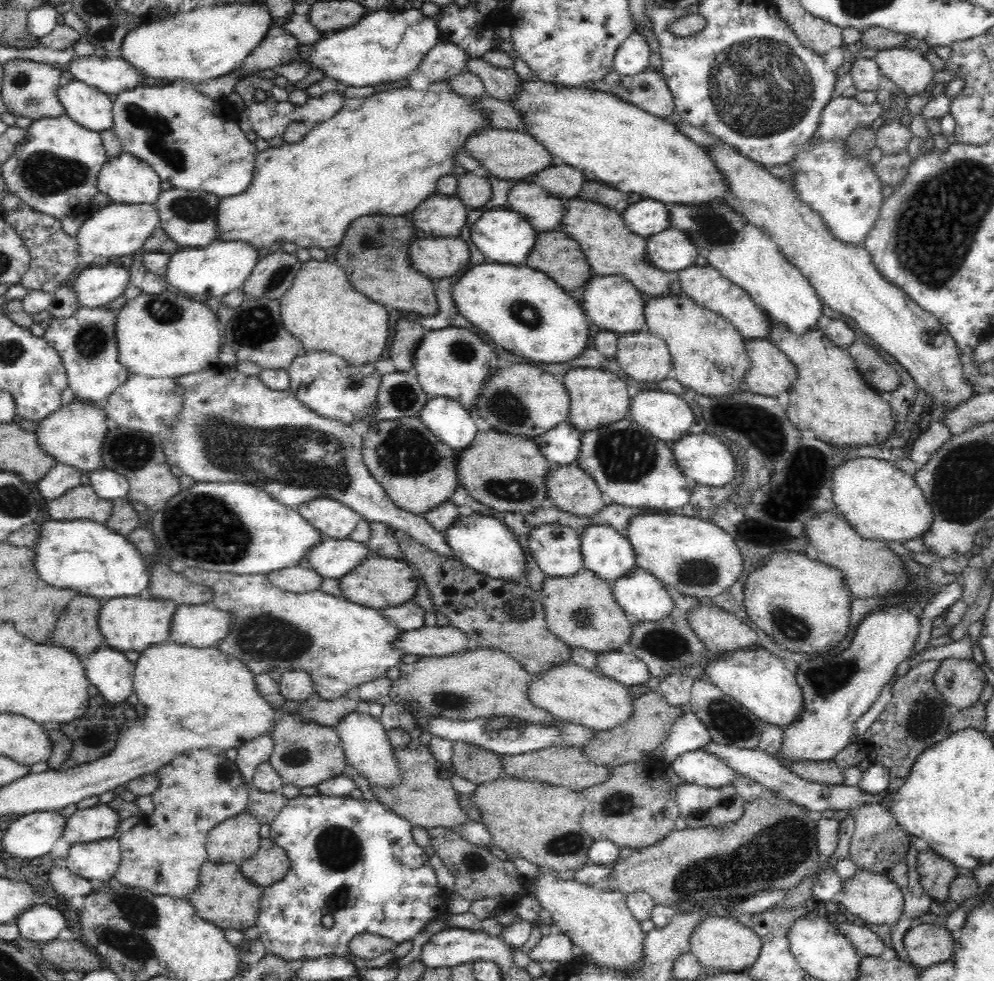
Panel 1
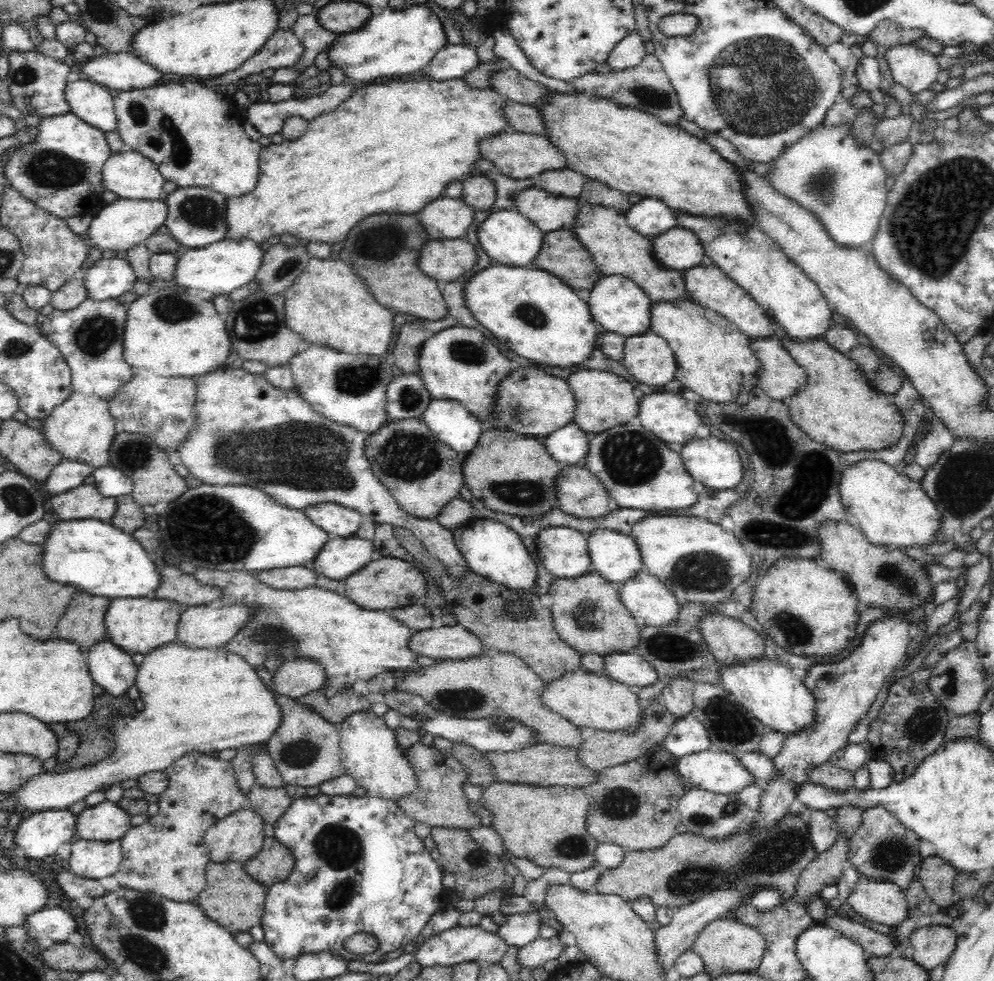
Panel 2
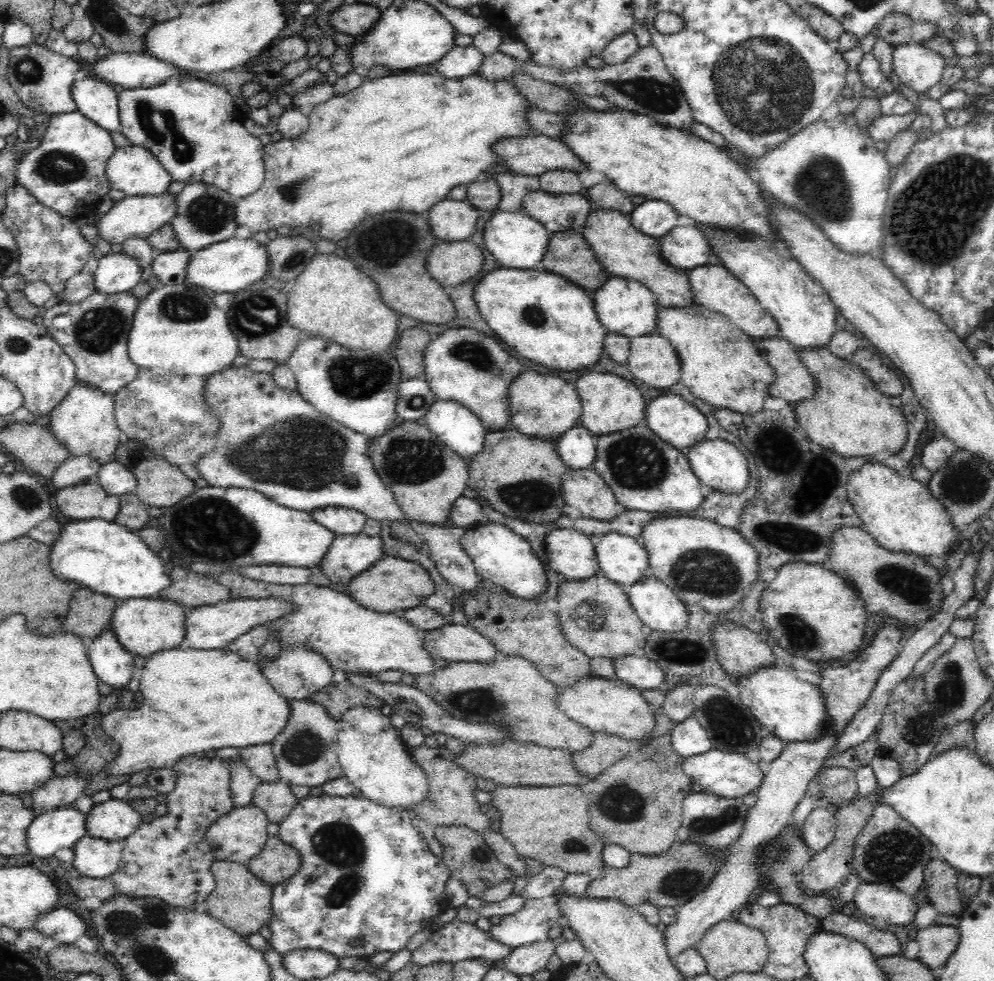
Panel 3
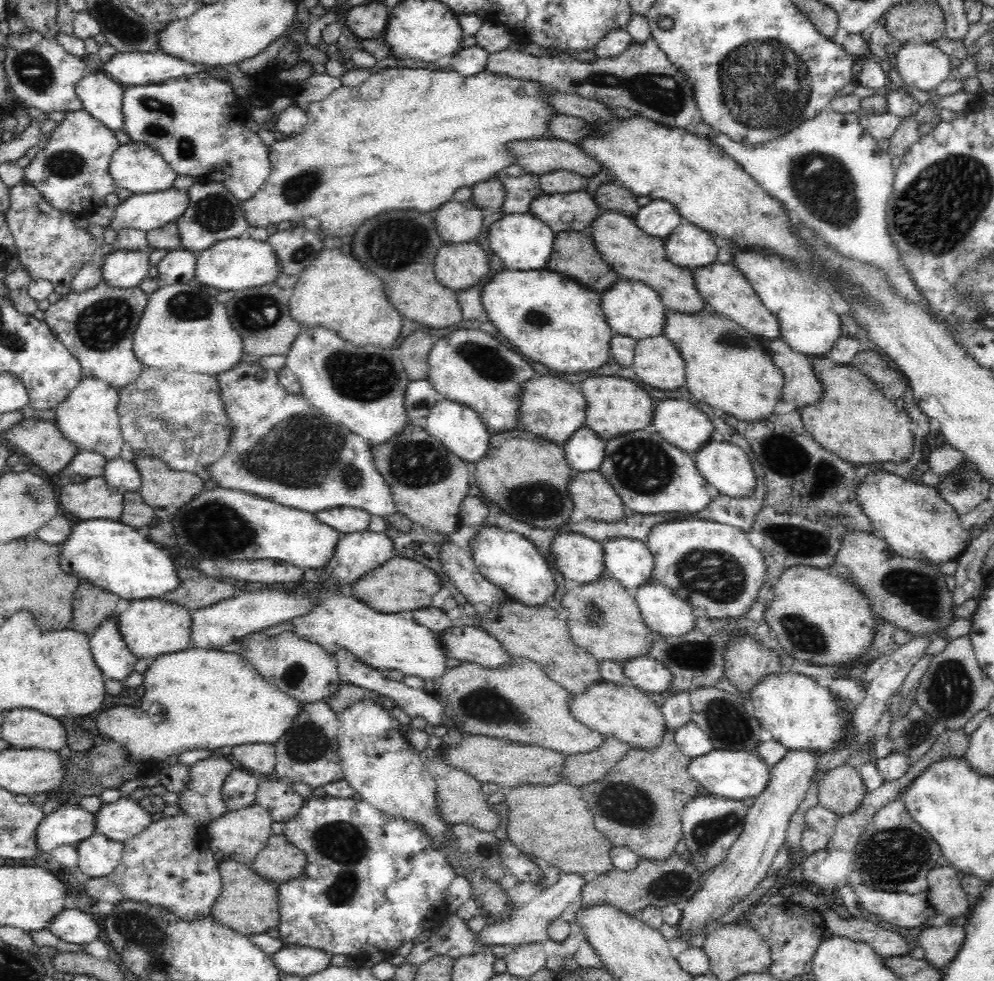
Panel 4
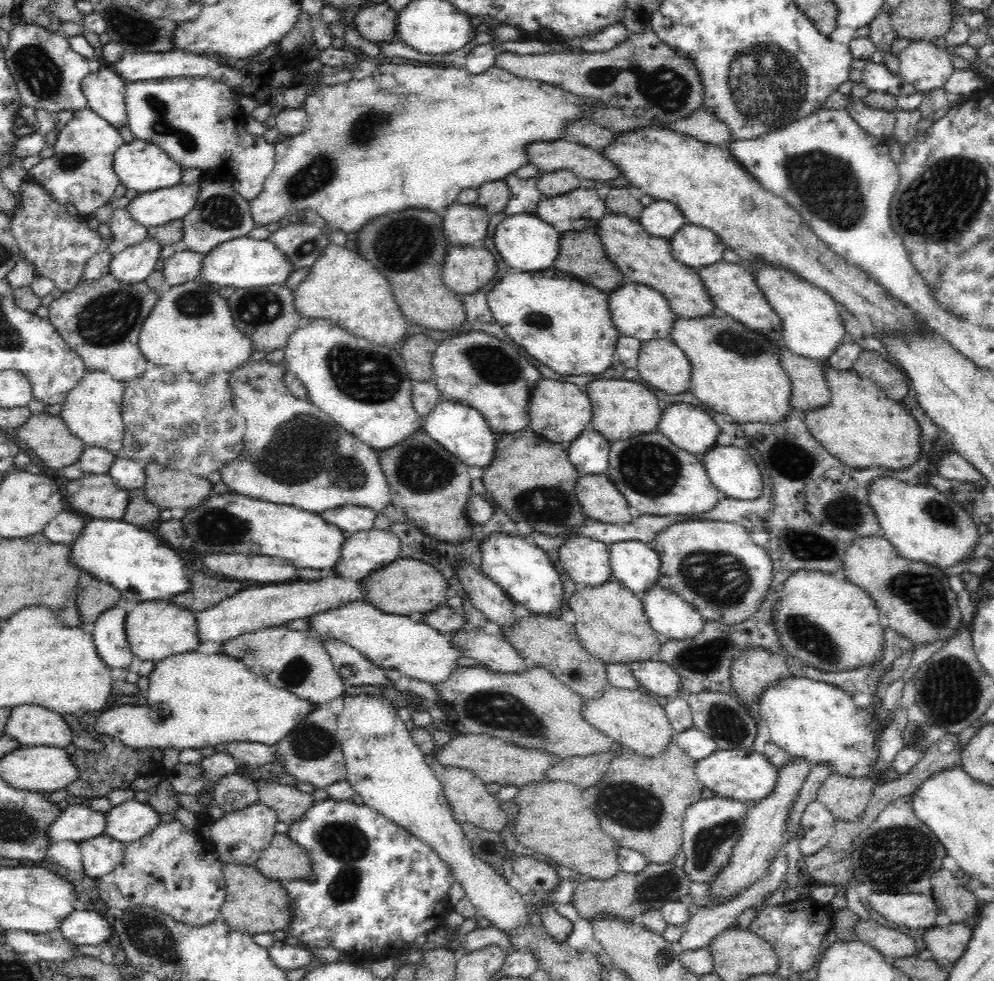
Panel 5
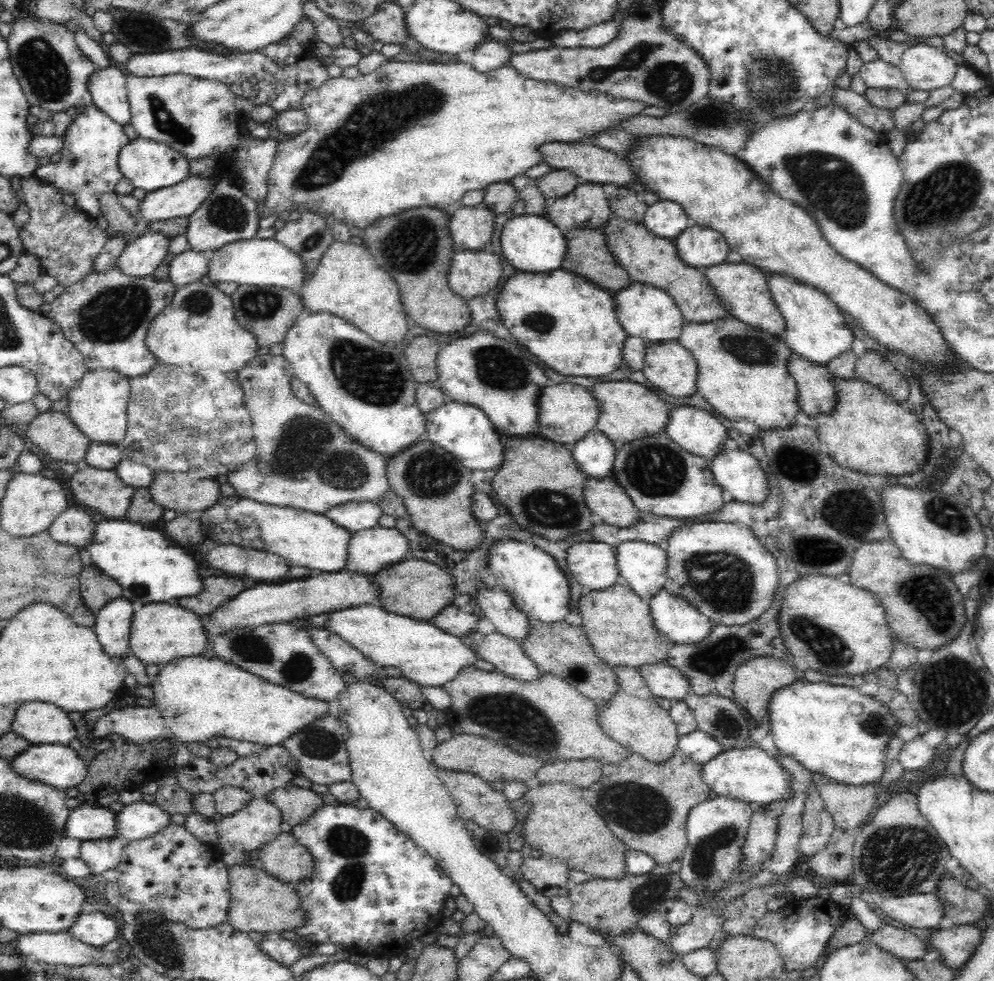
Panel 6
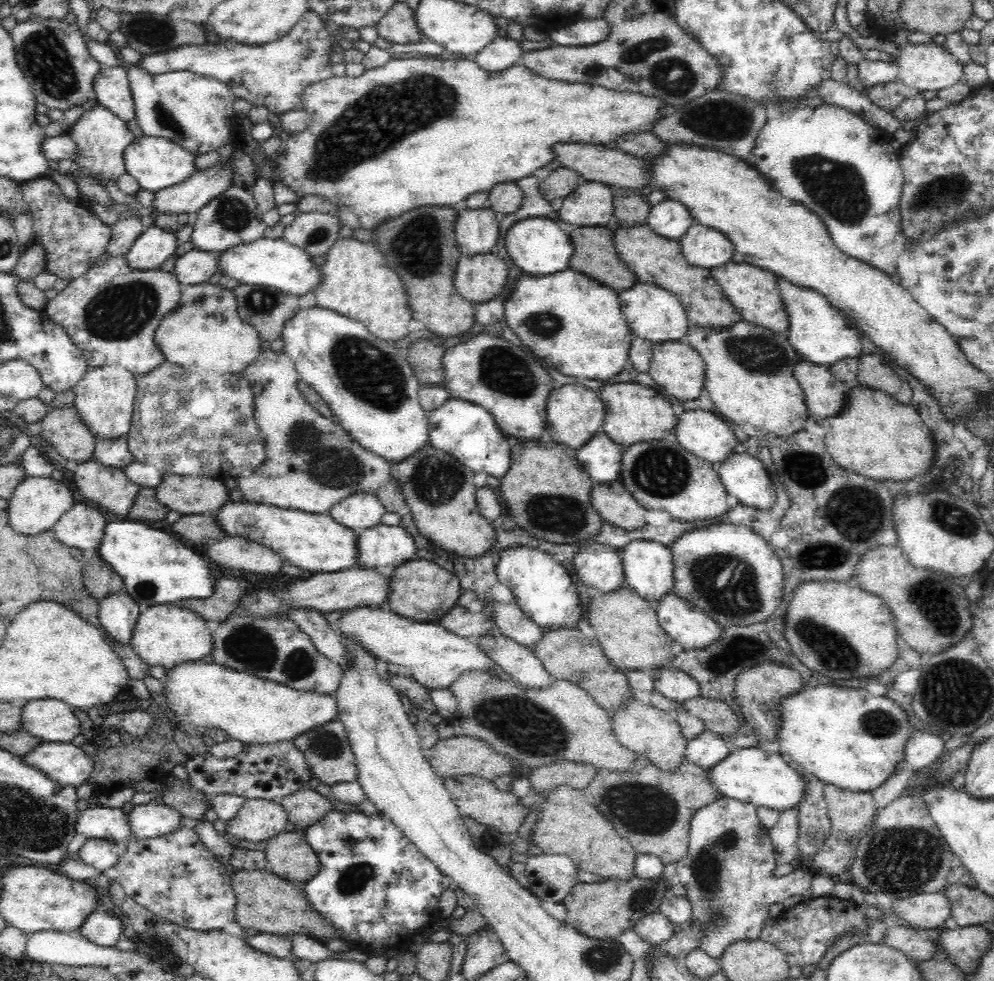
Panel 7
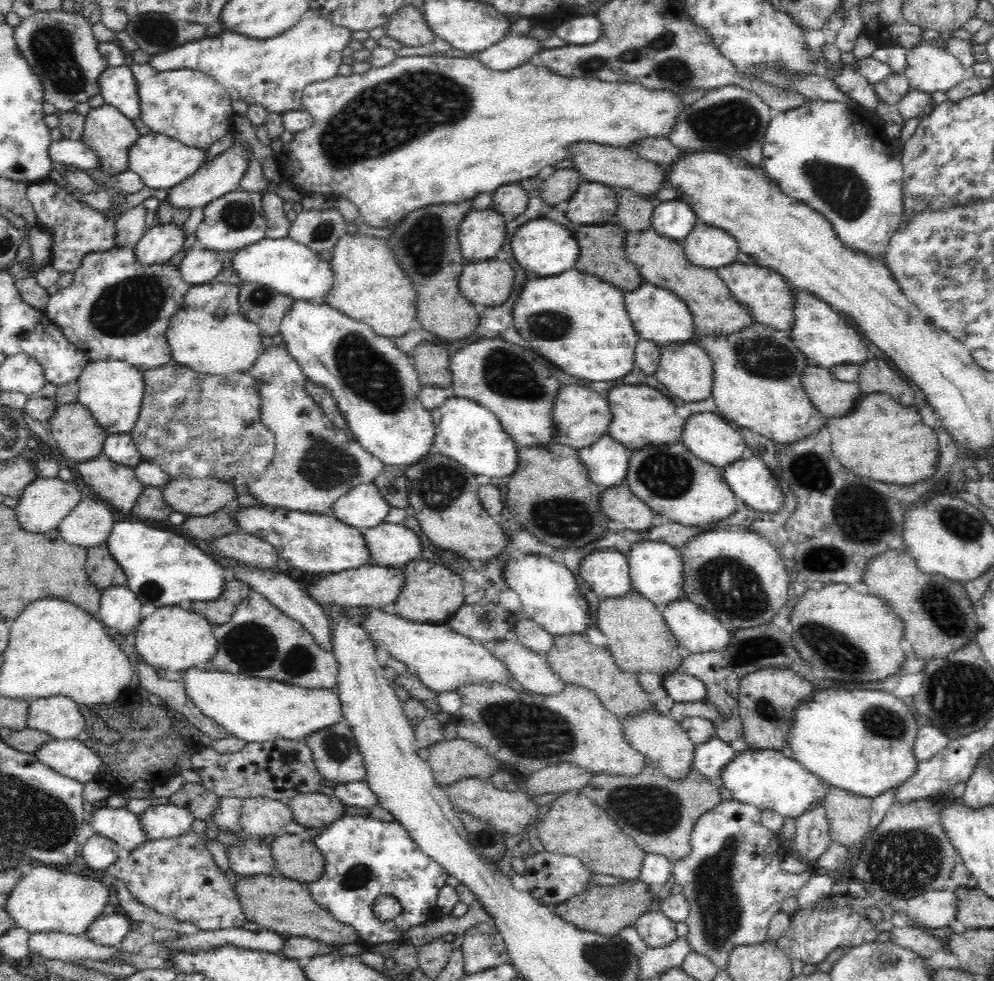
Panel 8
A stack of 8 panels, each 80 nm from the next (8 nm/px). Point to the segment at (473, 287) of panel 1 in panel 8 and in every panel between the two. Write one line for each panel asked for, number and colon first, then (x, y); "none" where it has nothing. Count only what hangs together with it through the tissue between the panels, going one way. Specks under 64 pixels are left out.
2: (532, 312)
3: (547, 319)
4: (554, 321)
5: (545, 312)
6: (576, 334)
7: (567, 317)
8: (588, 333)

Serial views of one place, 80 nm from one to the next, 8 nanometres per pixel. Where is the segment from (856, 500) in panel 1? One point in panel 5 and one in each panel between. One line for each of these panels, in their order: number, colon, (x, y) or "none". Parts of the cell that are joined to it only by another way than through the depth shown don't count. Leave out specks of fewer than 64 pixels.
2: (892, 510)
3: (899, 512)
4: (916, 522)
5: (923, 525)

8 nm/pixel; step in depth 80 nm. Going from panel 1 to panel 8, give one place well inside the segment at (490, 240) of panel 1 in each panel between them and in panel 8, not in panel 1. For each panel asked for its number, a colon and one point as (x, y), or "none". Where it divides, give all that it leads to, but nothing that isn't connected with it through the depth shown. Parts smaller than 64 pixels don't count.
2: (509, 238)
3: (516, 240)
4: (522, 242)
5: (527, 243)
6: (530, 243)
7: (536, 245)
8: (542, 247)

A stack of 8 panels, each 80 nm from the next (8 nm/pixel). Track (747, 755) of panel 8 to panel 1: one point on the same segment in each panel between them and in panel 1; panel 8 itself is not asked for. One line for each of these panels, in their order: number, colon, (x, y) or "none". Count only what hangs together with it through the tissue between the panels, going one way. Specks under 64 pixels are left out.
1: (697, 767)
2: (718, 772)
3: (721, 773)
4: (739, 775)
5: (740, 775)
6: (749, 774)
7: (751, 775)

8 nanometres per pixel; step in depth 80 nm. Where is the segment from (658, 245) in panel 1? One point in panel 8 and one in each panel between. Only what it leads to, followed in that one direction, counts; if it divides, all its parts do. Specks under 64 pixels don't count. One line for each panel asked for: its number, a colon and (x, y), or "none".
2: (678, 249)
3: (684, 247)
4: (688, 246)
5: (695, 246)
6: (697, 246)
7: (703, 247)
8: (705, 246)

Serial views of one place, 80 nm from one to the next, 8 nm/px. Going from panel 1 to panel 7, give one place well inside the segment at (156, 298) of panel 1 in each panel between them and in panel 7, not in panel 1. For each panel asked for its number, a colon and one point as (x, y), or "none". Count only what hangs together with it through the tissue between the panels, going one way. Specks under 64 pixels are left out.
2: (171, 332)
3: (177, 329)
4: (183, 328)
5: (191, 329)
6: (197, 331)
7: (204, 333)

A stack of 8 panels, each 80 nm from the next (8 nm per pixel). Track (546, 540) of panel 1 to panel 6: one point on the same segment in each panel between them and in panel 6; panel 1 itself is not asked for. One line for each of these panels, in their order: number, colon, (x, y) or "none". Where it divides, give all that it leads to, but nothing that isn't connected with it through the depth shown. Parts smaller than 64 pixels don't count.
2: (562, 550)
3: (571, 553)
4: (578, 558)
5: (585, 560)
6: (592, 564)

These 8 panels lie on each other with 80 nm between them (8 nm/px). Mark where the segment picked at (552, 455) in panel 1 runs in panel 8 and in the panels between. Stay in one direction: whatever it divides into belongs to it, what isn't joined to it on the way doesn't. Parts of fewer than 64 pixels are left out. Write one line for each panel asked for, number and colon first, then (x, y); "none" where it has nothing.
2: (568, 445)
3: (577, 447)
4: (584, 451)
5: (589, 452)
6: (594, 454)
7: (600, 457)
8: (606, 461)

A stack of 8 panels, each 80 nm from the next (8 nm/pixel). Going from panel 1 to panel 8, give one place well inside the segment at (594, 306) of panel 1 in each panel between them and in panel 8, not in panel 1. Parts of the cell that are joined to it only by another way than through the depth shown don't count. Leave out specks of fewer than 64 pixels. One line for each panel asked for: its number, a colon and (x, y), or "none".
2: (618, 305)
3: (626, 307)
4: (631, 308)
5: (639, 311)
6: (646, 312)
7: (653, 314)
8: (658, 315)

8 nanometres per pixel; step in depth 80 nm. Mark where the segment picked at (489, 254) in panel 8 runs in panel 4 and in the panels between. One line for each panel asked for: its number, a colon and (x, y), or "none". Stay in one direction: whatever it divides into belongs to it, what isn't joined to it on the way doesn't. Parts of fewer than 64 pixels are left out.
4: (456, 222)
5: (463, 224)
6: (470, 228)
7: (476, 231)

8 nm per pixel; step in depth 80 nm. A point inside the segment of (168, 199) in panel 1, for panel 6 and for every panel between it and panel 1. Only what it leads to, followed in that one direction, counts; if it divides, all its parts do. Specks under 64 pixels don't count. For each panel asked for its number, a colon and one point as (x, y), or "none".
2: (196, 217)
3: (205, 215)
4: (213, 214)
5: (220, 214)
6: (226, 215)

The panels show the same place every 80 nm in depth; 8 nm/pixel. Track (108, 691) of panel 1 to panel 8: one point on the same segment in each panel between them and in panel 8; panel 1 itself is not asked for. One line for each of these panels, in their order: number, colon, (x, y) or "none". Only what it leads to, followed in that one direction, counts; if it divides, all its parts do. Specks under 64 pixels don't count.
2: (114, 670)
3: (113, 665)
4: (114, 659)
5: (108, 635)
6: (112, 625)
7: (117, 616)
8: (119, 610)

